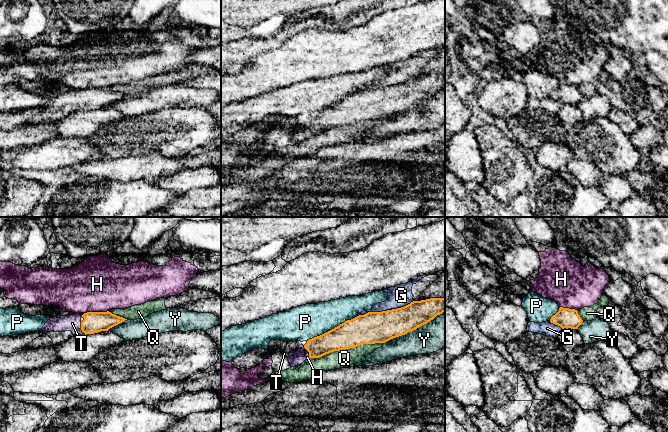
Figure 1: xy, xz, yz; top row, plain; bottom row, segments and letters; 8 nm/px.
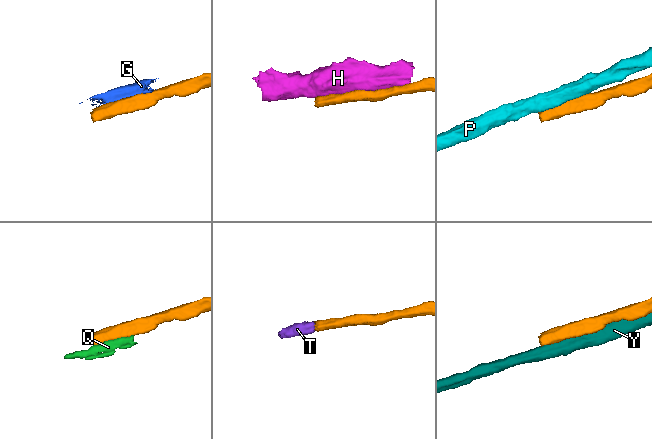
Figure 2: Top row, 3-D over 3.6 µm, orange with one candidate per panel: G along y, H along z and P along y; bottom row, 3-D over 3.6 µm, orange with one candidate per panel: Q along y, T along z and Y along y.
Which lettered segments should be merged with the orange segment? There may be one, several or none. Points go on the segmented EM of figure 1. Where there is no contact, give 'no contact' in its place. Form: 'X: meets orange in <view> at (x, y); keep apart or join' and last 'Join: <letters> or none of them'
G: meets orange in xz at (392, 309); keep apart
H: meets orange in xy at (96, 312); keep apart
P: meets orange in xz at (332, 329); keep apart
Q: meets orange in xz at (346, 348); keep apart
T: meets orange in xy at (81, 325); join
Y: meets orange in xz at (413, 329); keep apart
Join: T

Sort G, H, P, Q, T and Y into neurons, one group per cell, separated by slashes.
G / H / P / Q / T / Y

